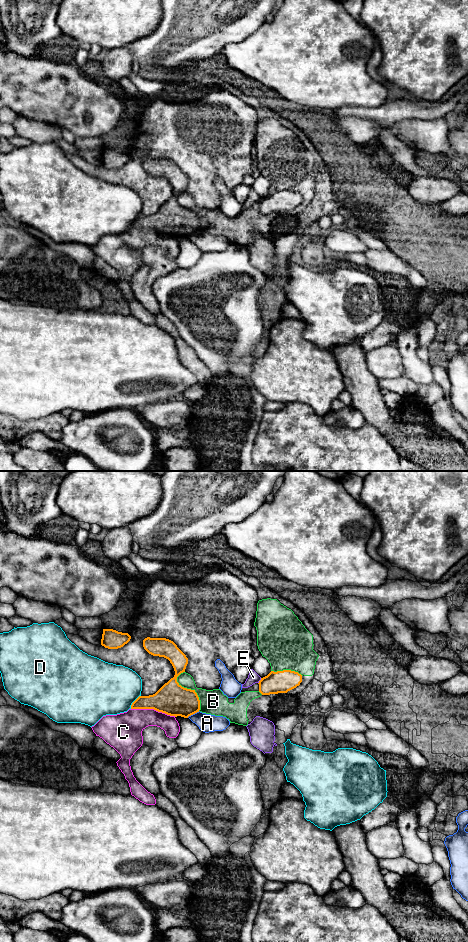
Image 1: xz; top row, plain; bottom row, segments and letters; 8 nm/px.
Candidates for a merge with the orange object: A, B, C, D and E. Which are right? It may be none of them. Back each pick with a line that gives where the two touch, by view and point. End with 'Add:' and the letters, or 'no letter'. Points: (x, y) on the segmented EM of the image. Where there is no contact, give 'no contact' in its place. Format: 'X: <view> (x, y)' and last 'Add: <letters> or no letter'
Add: no letter

